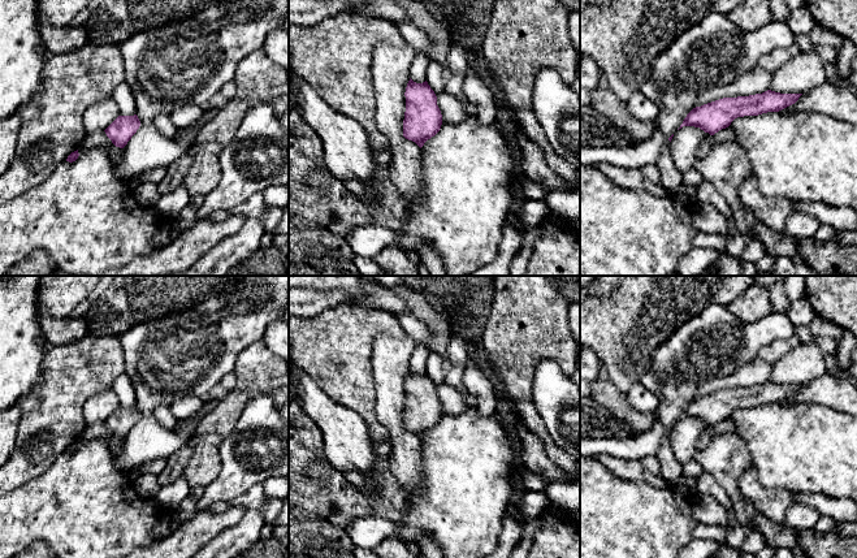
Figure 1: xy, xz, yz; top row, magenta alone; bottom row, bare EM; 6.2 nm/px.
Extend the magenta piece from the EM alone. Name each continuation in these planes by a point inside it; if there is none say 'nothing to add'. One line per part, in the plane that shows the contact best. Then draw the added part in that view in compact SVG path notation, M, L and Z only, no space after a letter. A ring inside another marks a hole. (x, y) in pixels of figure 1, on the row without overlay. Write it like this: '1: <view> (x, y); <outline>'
nothing to add

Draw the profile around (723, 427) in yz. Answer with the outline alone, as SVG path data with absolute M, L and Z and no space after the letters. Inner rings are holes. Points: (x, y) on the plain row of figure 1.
M730 418L726 420L722 420L718 424L715 424L714 427L705 431L698 437L698 440L696 442L696 447L697 447L697 450L702 450L710 444L711 437L714 434L726 434L726 433L732 433L732 432L735 432L735 425L733 425L732 420Z

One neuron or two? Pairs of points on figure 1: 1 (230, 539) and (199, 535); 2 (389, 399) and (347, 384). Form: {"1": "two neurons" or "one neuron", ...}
{"1": "two neurons", "2": "two neurons"}

